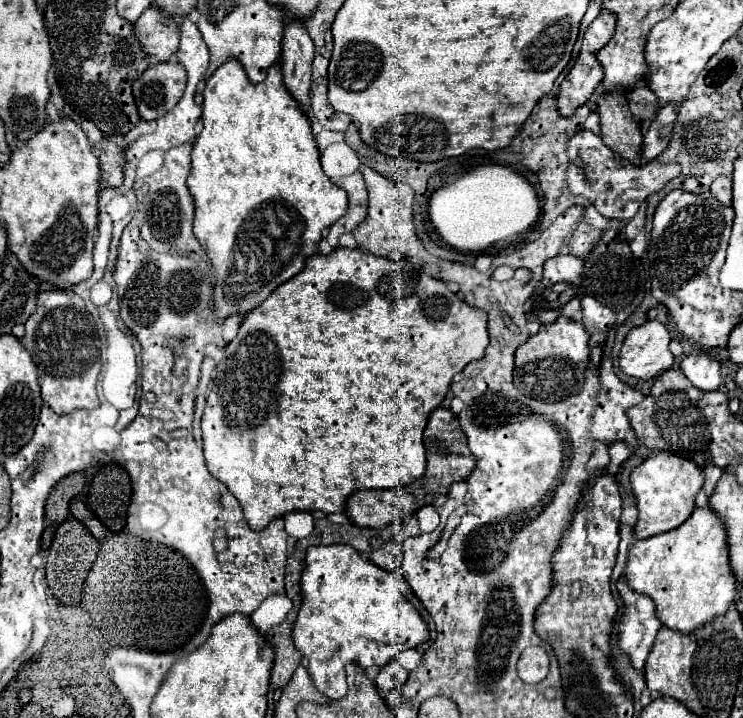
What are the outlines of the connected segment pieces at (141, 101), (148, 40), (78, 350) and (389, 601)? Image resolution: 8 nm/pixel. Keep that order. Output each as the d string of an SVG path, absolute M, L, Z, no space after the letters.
M155 63L135 83L133 97L137 101L139 115L147 121L163 117L171 111L187 83L187 73L179 63Z
M149 7L147 11L143 11L139 21L133 25L133 31L147 55L153 55L157 61L169 61L175 57L175 53L179 49L179 27L173 19L163 17L163 13L157 7Z
M49 289L41 291L37 297L37 309L25 323L27 335L21 339L23 347L31 353L33 363L39 371L39 383L43 385L43 401L57 413L57 415L69 415L77 409L95 409L99 405L97 399L97 377L101 371L101 339L95 325L95 319L77 303L71 299L71 291L59 291Z
M349 545L309 547L301 579L301 593L303 593L303 605L293 625L293 643L303 653L303 657L307 657L309 663L307 671L313 677L315 687L333 701L345 697L348 691L345 675L347 663L357 663L363 669L383 667L389 661L397 659L401 651L415 649L417 645L429 639L429 629L425 621L419 617L417 609L403 597L399 579L393 573L379 569L371 561L363 559Z

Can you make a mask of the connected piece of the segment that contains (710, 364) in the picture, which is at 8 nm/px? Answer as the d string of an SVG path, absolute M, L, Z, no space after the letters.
M707 353L703 355L687 355L681 359L681 371L685 377L703 391L717 391L721 387L721 369L719 361Z

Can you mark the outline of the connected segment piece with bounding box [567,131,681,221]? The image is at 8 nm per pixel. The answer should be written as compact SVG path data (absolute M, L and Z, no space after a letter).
M579 131L569 141L569 171L567 171L567 185L573 195L591 199L595 209L607 217L617 221L629 221L635 217L639 205L653 193L661 191L671 179L681 175L681 165L675 161L649 161L641 165L631 165L613 153L599 135L591 131Z

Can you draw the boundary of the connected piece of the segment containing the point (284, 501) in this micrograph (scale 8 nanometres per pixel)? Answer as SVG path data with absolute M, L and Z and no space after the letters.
M337 247L329 255L313 255L307 259L297 277L289 279L285 285L279 285L269 299L247 315L237 337L225 347L225 357L217 365L217 377L209 389L211 393L207 395L207 405L201 417L207 467L217 481L231 489L253 531L265 529L273 519L291 511L343 513L349 495L357 489L403 487L425 475L423 431L431 411L445 399L455 373L463 371L467 363L481 359L487 345L487 313L483 309L469 307L463 299L451 293L441 279L429 277L421 267L415 267L409 261L395 263L389 257L377 257L363 253L361 249L345 247Z

